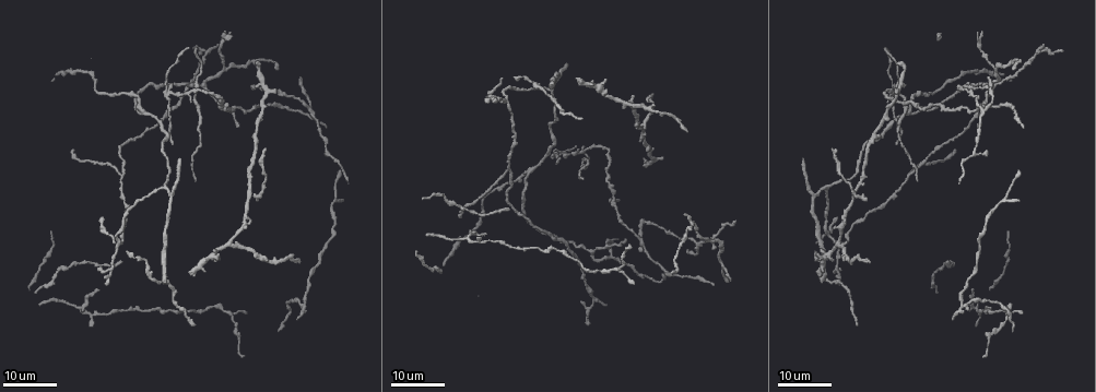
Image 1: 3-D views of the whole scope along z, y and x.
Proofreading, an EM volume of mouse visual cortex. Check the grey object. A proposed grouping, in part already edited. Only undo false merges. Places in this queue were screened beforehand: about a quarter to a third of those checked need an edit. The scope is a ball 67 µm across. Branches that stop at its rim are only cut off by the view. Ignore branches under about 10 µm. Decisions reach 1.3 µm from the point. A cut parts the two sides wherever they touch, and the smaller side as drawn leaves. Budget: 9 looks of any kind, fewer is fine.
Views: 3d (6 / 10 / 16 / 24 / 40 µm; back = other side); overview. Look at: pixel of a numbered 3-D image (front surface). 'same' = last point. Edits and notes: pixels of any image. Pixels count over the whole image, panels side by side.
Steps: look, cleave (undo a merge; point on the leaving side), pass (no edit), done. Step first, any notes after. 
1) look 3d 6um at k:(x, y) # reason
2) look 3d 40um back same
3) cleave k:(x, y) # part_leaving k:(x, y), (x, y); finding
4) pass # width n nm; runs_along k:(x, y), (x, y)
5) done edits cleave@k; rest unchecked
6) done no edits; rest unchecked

look 3d 24um at 1:(511, 169) # a fork

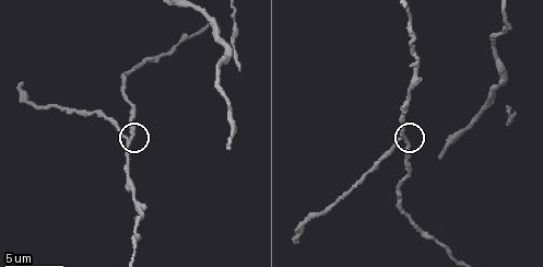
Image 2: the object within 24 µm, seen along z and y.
look 3d 10um at 2:(129, 137) # closer look

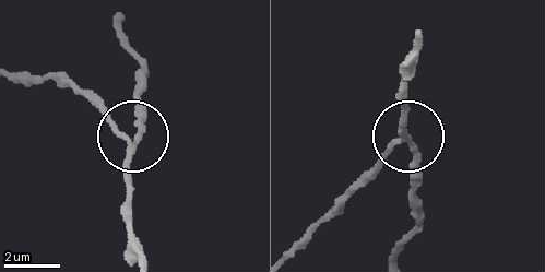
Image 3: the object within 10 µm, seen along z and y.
pass # width 200 nm; runs_along 3:(143, 253), (129, 219), (127, 141), (75, 86); continuous, no second neuron

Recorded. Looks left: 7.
look 3d 24um at 1:(828, 188) # three arms meet

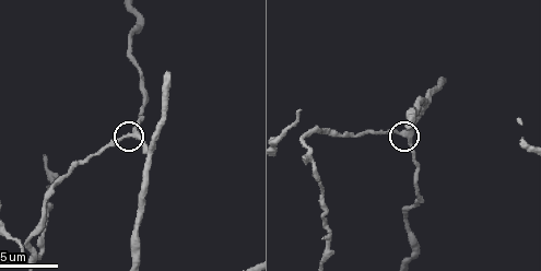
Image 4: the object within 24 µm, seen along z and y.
look 3d 6um at 4:(132, 134) # closer look

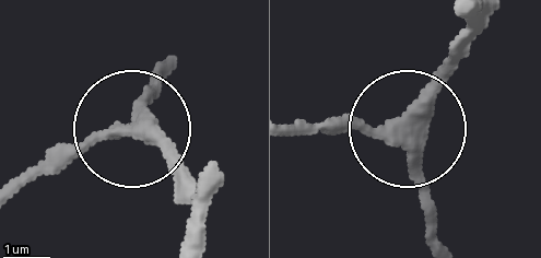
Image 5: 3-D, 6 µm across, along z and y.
pass # runs_along 5:(444, 246), (412, 117), (468, 50); one neuron here

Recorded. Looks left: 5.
look 3d 16um at 1:(171, 95) # thin arm on a thick one

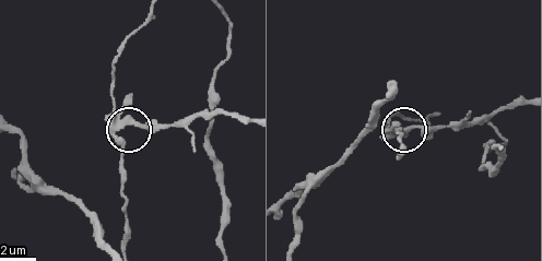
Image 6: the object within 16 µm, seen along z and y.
look 3d 6um at 6:(124, 122)

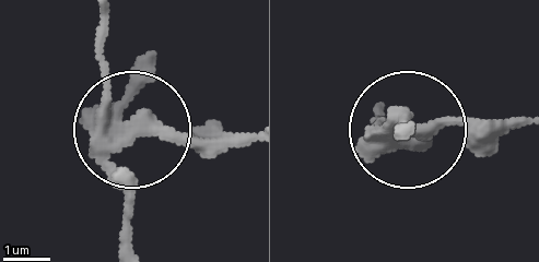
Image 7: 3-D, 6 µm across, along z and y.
cleave 7:(102, 69) # width 340 nm; part_leaving 7:(98, 132), (98, 19); two neurons meet here

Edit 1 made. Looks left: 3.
look 3d 24um at 1:(224, 67) # three-way junction

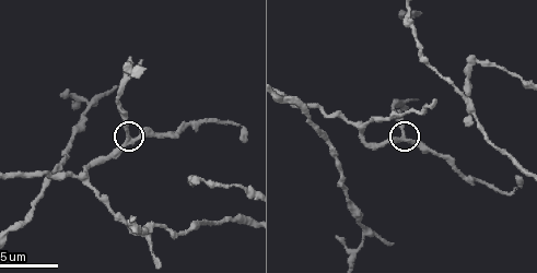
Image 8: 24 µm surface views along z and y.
look 3d 10um at 8:(402, 137) # closer look

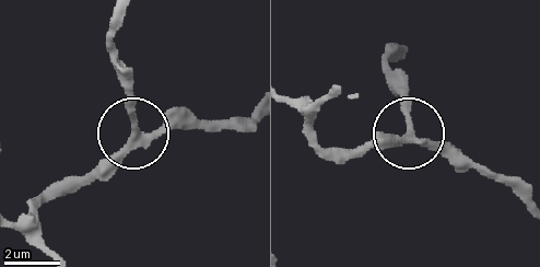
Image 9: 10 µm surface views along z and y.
pass # arms 3; all the same neuron

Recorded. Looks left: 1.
done edits cleave@7; rest unchecked

